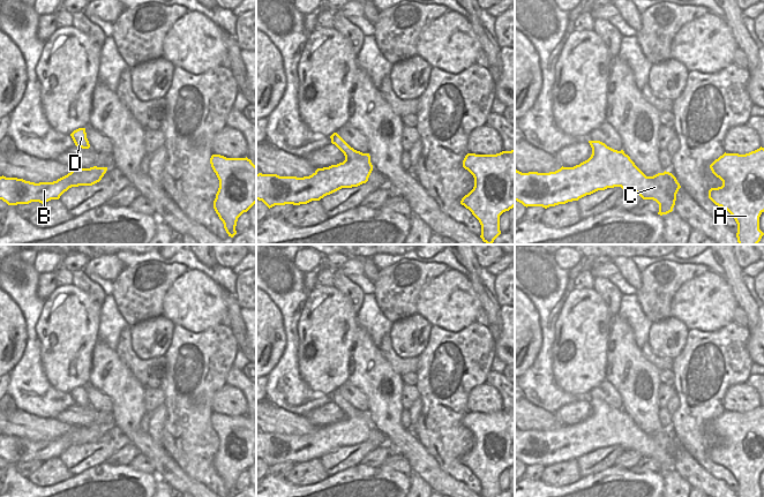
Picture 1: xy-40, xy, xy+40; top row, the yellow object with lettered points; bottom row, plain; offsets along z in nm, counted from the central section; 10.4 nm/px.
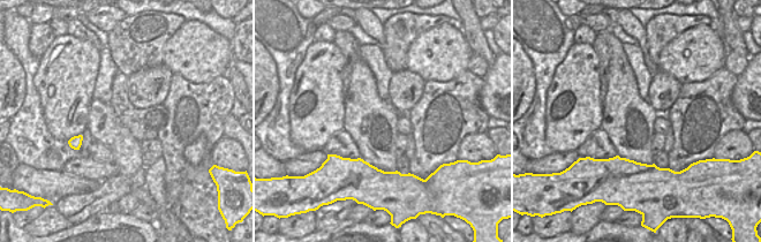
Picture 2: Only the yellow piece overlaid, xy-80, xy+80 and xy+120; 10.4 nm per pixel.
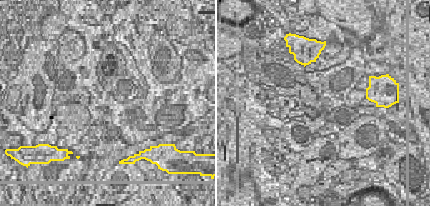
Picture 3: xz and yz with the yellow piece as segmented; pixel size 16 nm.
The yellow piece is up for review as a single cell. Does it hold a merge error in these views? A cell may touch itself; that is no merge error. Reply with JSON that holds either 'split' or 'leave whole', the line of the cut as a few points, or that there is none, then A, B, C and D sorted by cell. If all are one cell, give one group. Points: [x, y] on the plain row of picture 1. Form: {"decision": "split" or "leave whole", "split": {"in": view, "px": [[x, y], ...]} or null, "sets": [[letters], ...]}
{"decision": "leave whole", "split": null, "sets": [["A", "B", "C", "D"]]}

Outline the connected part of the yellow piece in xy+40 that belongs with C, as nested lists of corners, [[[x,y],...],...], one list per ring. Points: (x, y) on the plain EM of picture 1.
[[[589,399],[591,415],[574,426],[561,426],[555,430],[522,431],[515,429],[515,459],[524,465],[545,467],[591,453],[598,449],[621,445],[635,450],[643,458],[659,462],[658,473],[673,469],[676,452],[681,446],[669,431],[646,435],[623,408],[617,409],[600,399]]]

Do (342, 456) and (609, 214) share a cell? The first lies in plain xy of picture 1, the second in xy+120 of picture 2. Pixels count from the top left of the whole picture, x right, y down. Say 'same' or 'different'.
different

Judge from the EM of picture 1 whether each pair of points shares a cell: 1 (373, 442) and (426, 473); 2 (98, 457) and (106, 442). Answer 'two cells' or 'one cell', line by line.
1: two cells
2: one cell

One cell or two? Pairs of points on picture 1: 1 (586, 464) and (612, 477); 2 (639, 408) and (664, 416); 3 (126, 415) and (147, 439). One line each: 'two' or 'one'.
1: two
2: two
3: one

